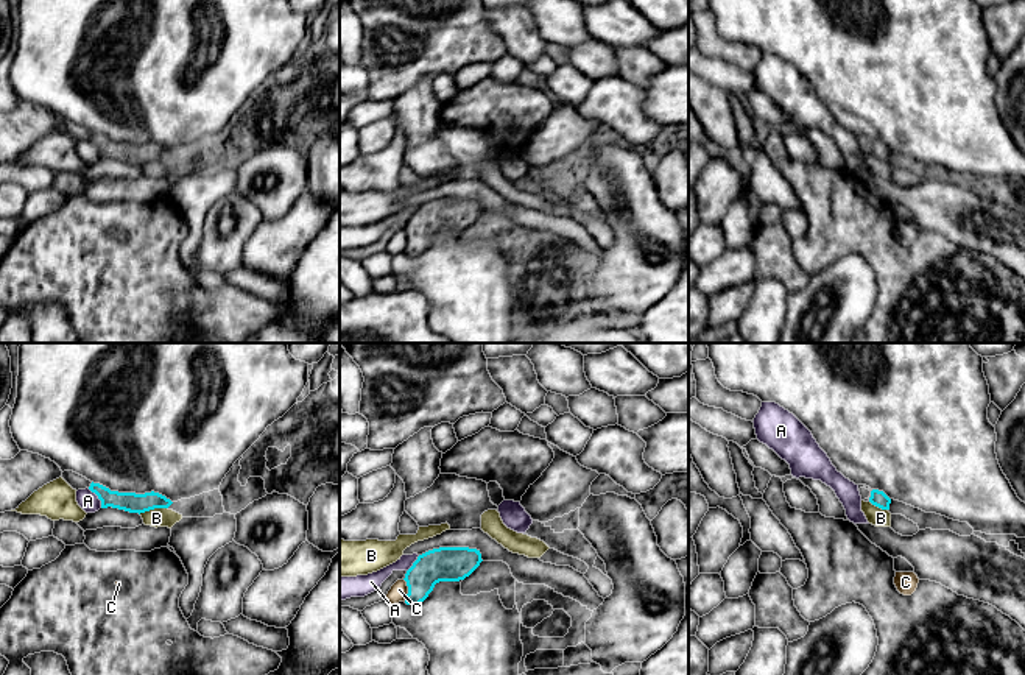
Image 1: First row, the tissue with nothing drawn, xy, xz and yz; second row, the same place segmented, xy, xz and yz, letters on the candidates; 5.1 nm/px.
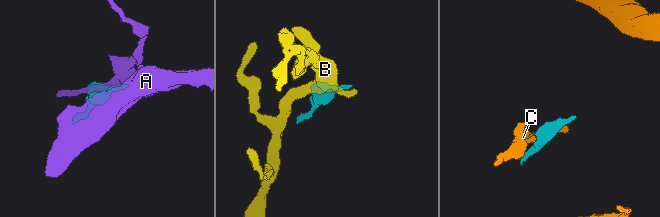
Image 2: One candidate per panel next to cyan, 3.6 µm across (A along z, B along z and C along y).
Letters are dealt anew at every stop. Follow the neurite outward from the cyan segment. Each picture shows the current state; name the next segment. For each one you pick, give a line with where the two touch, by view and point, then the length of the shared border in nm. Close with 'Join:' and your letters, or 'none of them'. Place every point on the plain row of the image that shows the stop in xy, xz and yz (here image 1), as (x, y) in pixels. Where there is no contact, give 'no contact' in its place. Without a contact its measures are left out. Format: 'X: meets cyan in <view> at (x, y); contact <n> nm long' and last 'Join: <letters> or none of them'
Join: none of them

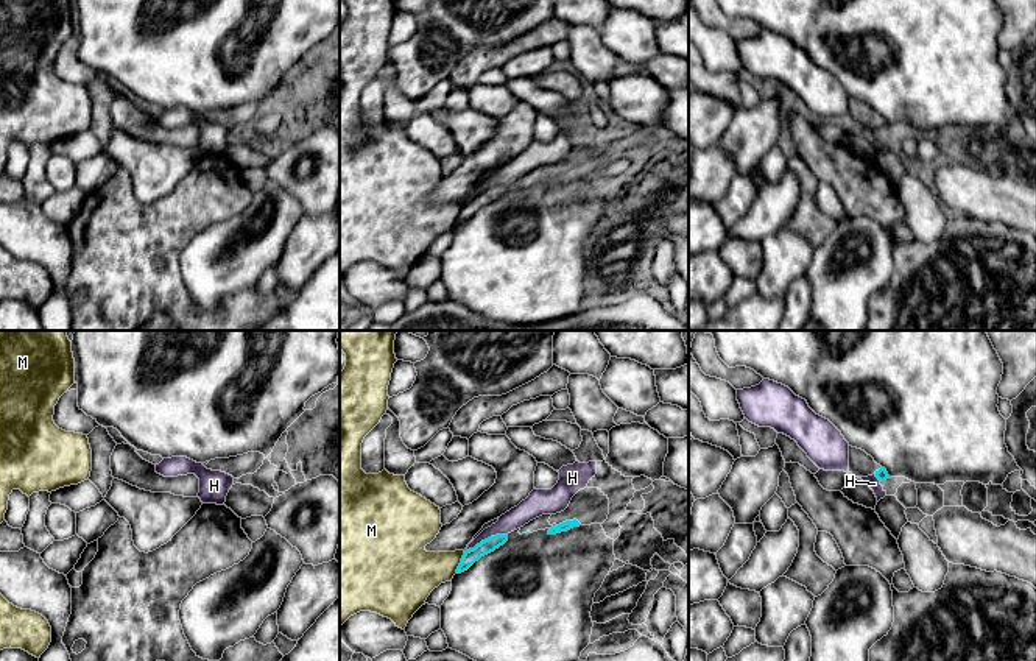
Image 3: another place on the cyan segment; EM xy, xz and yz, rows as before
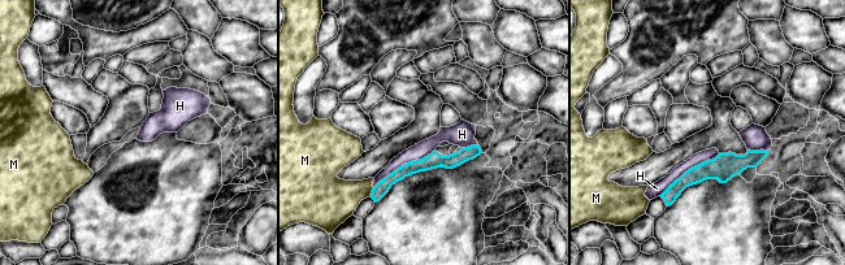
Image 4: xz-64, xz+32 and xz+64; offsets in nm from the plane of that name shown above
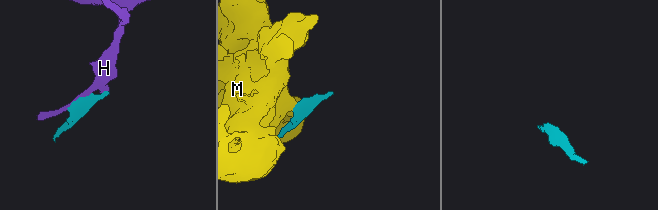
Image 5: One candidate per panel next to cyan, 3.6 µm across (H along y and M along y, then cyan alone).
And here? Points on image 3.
Join: none of them

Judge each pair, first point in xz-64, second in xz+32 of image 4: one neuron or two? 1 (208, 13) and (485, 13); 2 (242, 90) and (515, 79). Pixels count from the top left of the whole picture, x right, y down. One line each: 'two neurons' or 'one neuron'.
1: one neuron
2: one neuron

